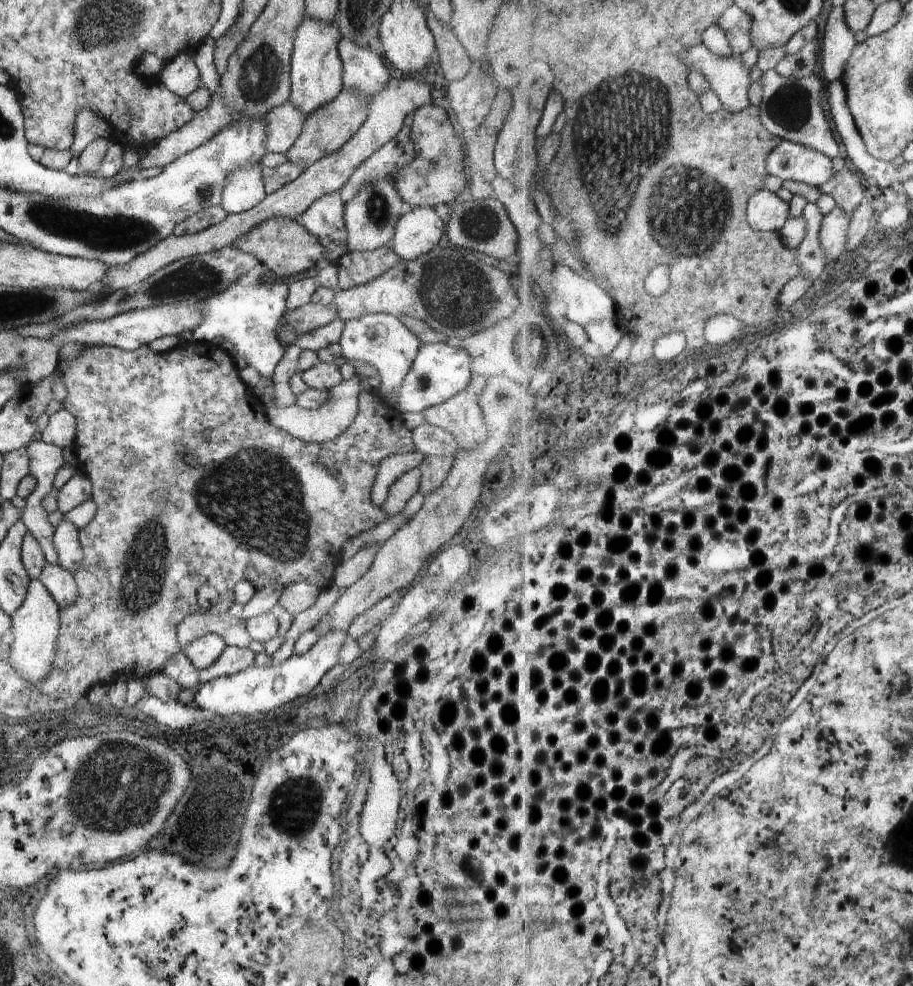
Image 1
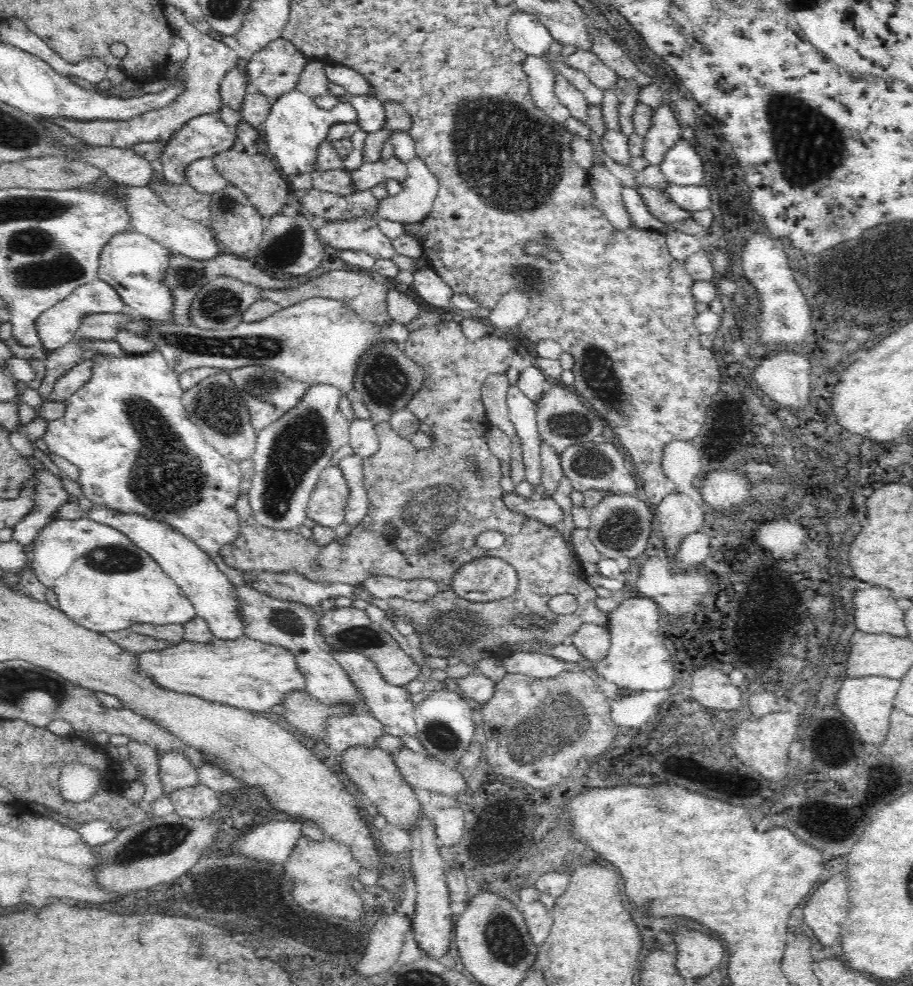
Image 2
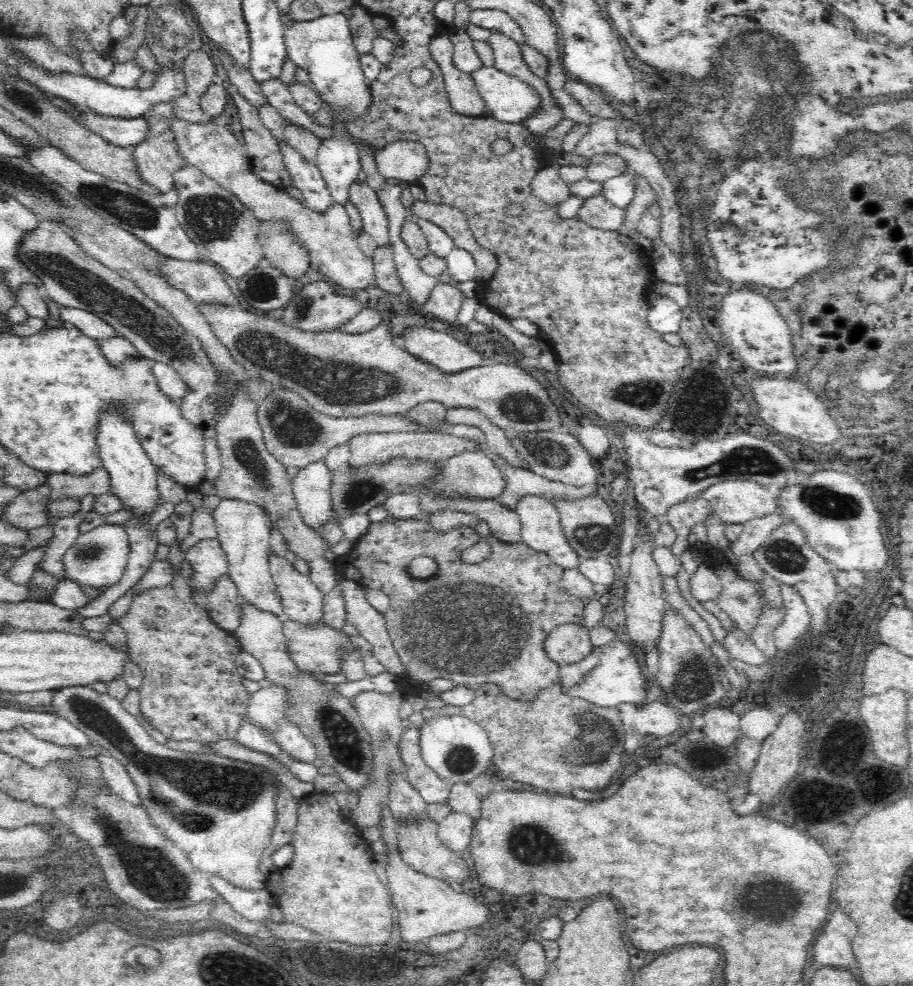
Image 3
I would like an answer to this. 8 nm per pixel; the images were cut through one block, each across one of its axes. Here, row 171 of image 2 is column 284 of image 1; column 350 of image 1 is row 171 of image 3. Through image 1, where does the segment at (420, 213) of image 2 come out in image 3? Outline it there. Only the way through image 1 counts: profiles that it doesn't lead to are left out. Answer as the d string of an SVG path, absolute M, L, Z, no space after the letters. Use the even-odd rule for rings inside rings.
M414 141L391 143L375 154L375 161L385 179L396 178L410 184L418 180L429 165L424 145Z

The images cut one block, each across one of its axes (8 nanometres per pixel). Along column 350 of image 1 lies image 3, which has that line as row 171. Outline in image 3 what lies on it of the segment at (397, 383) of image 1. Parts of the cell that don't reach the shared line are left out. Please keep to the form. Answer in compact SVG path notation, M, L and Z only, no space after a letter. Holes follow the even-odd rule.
M289 12L280 18L284 23L286 55L296 67L308 71L311 86L321 94L321 100L329 104L333 114L331 128L334 130L334 136L328 140L321 140L315 163L326 181L334 203L343 205L348 201L350 186L357 180L358 173L362 171L360 153L358 153L358 147L351 144L351 135L346 130L346 122L350 122L352 116L356 118L368 112L372 104L372 93L360 67L359 52L352 41L350 19L347 13L342 12L336 16L320 17L314 20L300 20L300 22L289 20L288 15Z

